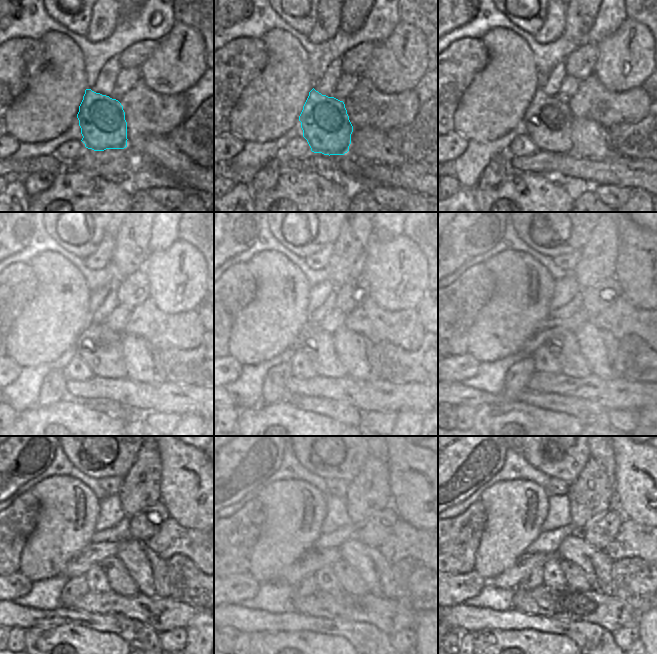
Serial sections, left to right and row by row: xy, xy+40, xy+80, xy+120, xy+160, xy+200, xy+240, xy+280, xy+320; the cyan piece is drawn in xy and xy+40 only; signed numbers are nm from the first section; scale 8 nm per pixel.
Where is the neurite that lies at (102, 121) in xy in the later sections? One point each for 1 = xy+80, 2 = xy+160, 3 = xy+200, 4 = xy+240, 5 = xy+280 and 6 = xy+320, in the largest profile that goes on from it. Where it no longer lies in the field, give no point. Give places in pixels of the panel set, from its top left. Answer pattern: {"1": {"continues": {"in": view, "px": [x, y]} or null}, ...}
{"1": {"continues": {"in": "xy+80", "px": [547, 120]}}, "2": {"continues": {"in": "xy+160", "px": [328, 352]}}, "3": {"continues": {"in": "xy+200", "px": [564, 346]}}, "4": {"continues": {"in": "xy+240", "px": [124, 585]}}, "5": {"continues": {"in": "xy+280", "px": [350, 581]}}, "6": {"continues": {"in": "xy+320", "px": [574, 575]}}}

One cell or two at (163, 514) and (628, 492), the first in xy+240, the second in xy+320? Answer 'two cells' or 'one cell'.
two cells

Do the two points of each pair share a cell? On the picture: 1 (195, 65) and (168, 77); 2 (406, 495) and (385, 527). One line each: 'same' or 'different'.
1: same
2: different

